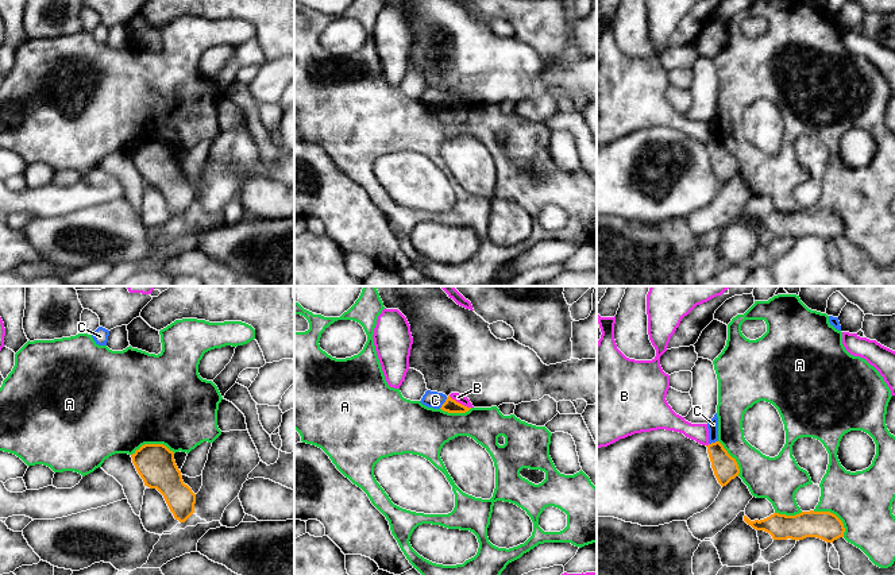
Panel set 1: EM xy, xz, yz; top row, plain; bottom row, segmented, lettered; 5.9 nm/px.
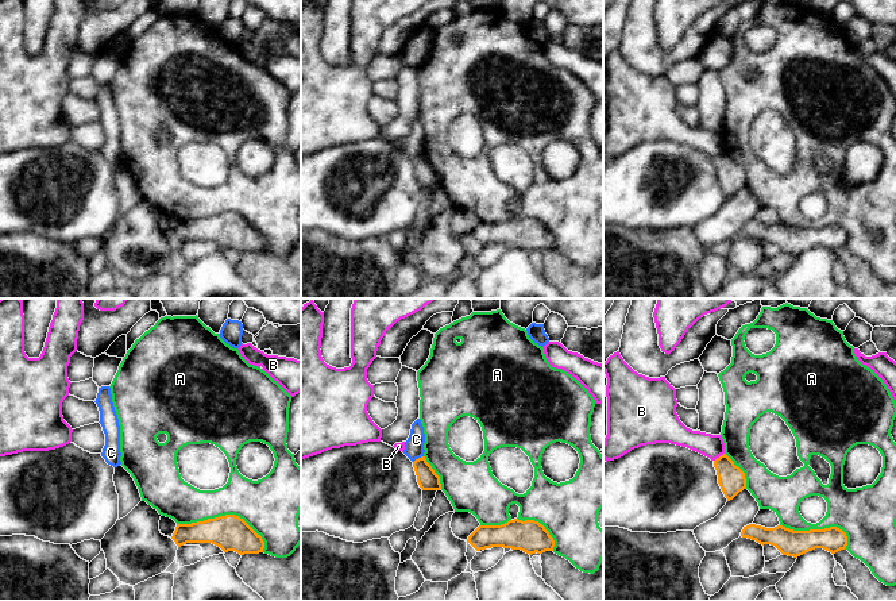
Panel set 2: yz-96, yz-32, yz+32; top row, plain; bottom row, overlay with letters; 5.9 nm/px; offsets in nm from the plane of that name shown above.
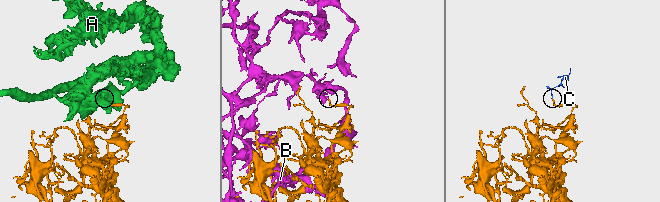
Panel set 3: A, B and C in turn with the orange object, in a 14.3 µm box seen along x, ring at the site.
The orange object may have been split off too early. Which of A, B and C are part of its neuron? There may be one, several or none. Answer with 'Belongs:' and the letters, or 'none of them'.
Belongs: none of them

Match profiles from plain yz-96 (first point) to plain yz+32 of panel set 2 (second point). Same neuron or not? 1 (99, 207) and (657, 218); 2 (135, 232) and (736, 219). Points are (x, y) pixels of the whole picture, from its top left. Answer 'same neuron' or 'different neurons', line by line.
1: same neuron
2: different neurons

